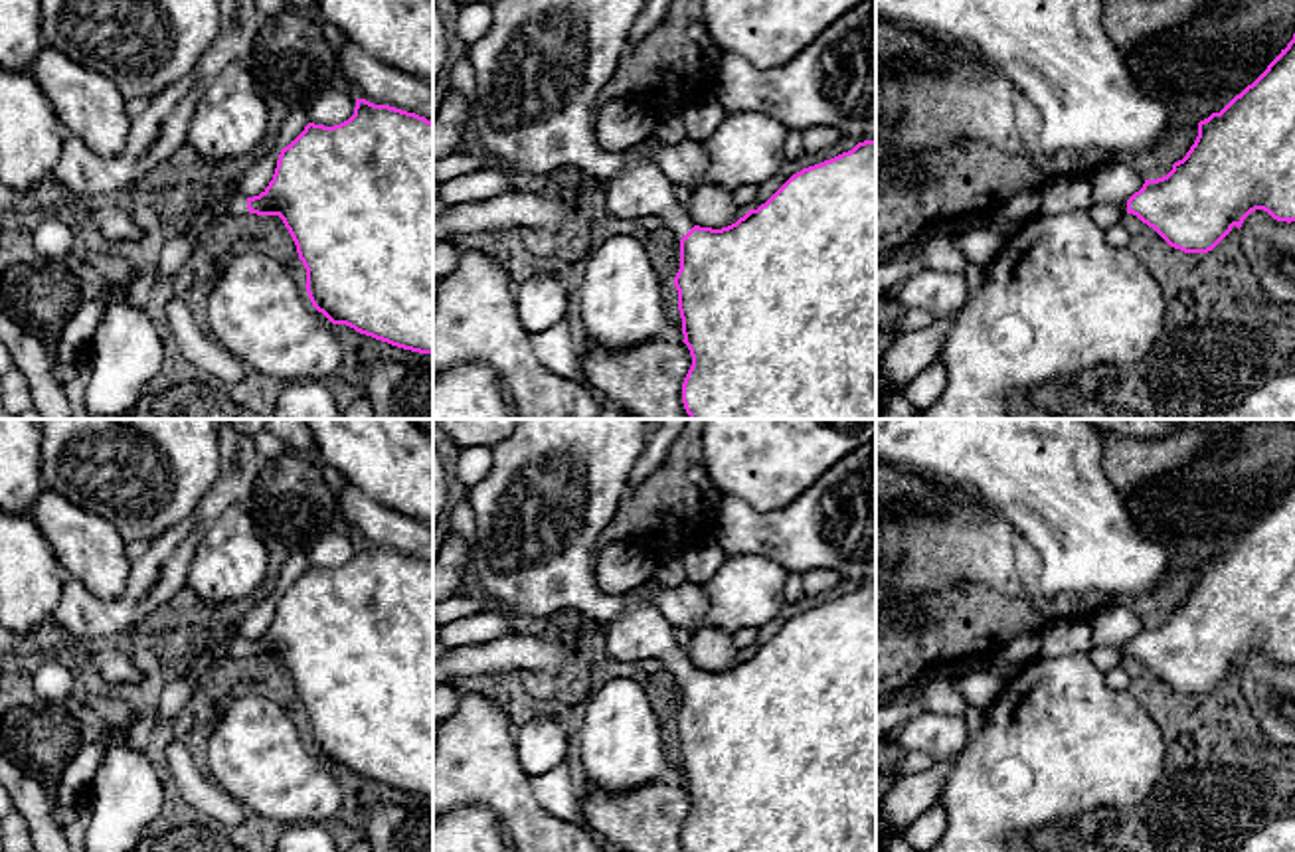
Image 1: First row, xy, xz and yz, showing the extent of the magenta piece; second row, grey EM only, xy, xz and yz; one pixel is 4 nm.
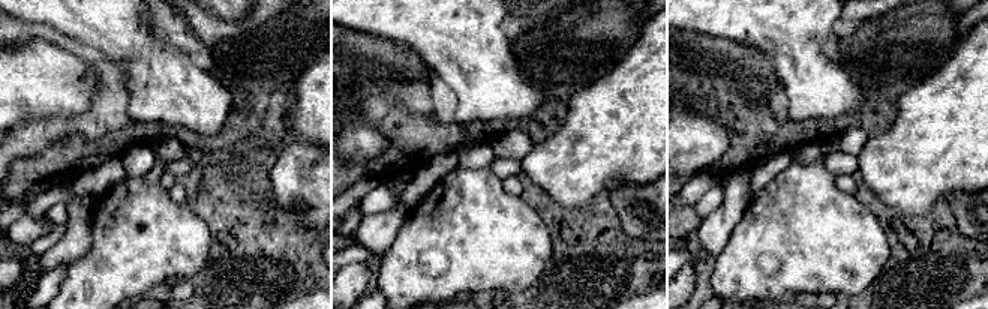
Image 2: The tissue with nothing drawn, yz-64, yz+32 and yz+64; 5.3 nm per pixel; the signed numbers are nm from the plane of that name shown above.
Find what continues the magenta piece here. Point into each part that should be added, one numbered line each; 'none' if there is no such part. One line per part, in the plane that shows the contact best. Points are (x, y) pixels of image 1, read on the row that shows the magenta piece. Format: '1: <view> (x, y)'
1: xz (639, 188)

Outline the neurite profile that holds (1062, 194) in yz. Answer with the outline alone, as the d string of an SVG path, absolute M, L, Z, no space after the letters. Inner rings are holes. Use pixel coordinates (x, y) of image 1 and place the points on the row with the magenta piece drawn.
M1058 176L1040 188L1040 213L1056 215L1091 210L1091 182L1083 176Z

